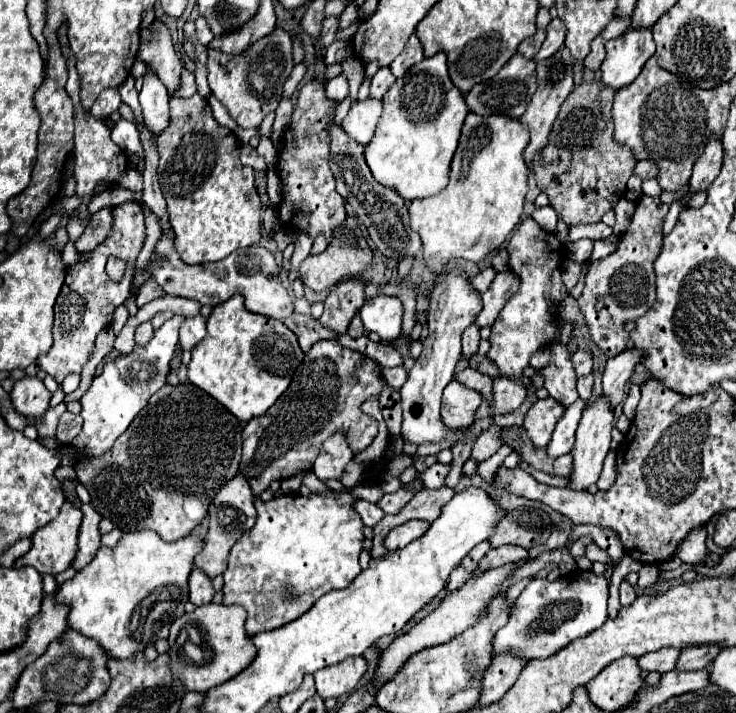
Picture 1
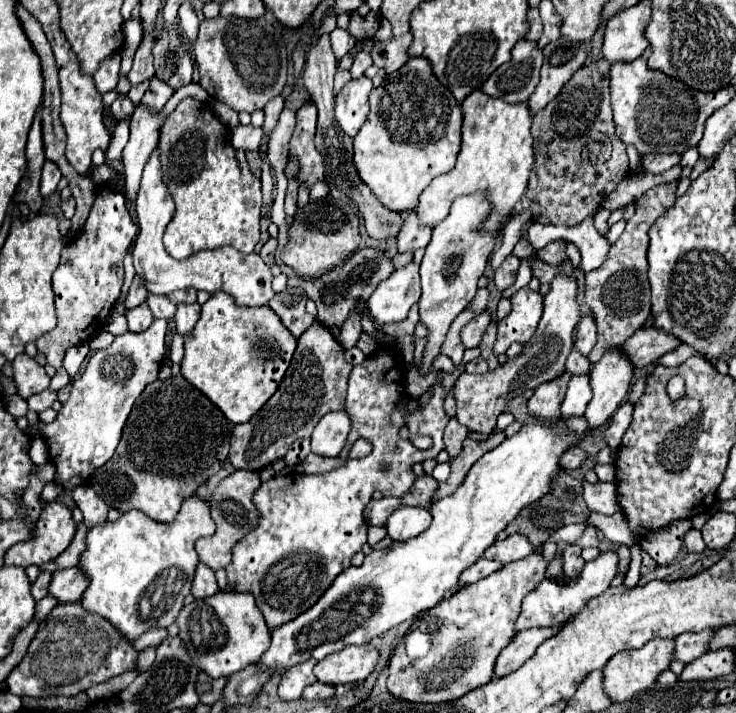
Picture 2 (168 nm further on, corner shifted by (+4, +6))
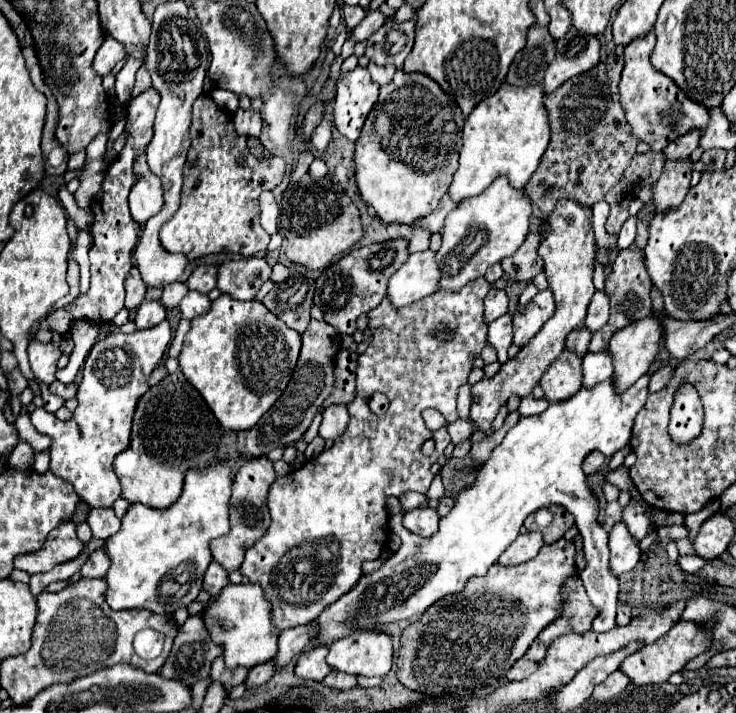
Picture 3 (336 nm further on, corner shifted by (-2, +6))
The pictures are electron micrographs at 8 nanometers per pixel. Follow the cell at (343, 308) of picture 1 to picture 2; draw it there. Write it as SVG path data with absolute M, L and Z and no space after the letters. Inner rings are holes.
M367 247L367 249L359 249L357 253L353 253L351 259L345 261L345 265L325 273L321 279L313 279L313 281L299 279L297 287L301 287L307 293L307 297L317 303L319 323L343 325L343 321L349 317L357 301L369 299L373 289L379 285L379 281L387 279L391 273L393 273L393 263L385 257L385 253L373 247Z

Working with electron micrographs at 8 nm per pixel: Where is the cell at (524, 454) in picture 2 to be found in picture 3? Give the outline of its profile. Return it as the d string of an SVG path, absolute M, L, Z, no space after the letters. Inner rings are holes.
M649 373L639 377L629 389L619 393L613 377L593 385L581 387L573 397L551 403L543 413L521 417L521 421L505 435L503 443L491 453L475 485L459 493L455 507L441 519L439 531L433 537L413 535L402 525L404 512L390 517L389 531L401 539L397 553L393 553L379 571L363 575L351 593L343 595L335 605L329 605L319 615L319 645L351 635L359 629L373 629L391 621L417 621L425 609L437 599L463 591L469 577L485 575L497 563L499 555L515 541L523 521L537 509L557 503L565 507L581 531L585 543L587 567L581 571L583 587L589 599L597 605L599 617L593 621L595 633L605 633L615 627L619 583L609 567L607 531L599 525L599 499L583 477L583 461L591 451L601 451L613 457L631 439L635 415L645 405L649 395Z

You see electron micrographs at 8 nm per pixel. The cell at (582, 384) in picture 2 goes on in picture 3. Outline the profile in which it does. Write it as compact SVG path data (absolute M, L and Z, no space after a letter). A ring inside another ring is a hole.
M603 349L599 353L587 353L587 357L583 357L583 385L593 385L599 383L607 377L613 375L613 359L609 349Z

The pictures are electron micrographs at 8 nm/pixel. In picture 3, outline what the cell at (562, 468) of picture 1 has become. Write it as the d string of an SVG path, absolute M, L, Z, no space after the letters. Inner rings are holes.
M595 451L595 453L591 453L591 455L587 457L587 461L583 463L583 471L585 471L587 475L591 475L591 473L599 471L599 467L601 467L603 463L605 463L605 457L603 457L603 453Z

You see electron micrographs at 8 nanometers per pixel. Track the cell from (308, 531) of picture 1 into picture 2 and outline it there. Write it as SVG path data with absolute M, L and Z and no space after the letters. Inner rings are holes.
M381 347L373 355L367 357L363 365L357 365L349 377L349 389L347 389L347 405L345 411L351 417L353 429L349 433L349 441L345 449L341 451L341 459L345 461L343 467L323 473L323 475L301 475L301 473L287 473L287 475L277 475L269 479L267 483L261 483L261 487L253 495L253 503L259 511L259 521L255 529L251 529L241 541L235 543L233 547L233 559L227 565L227 579L229 587L237 593L249 591L255 601L259 611L265 617L265 623L269 629L283 625L285 621L293 621L293 617L301 615L305 609L313 607L313 603L329 589L333 583L333 577L341 573L343 569L351 567L351 557L361 551L363 543L367 541L367 523L363 519L363 509L371 501L371 495L375 491L381 491L383 495L403 495L409 491L409 487L415 481L415 473L411 467L415 463L421 463L427 457L437 457L439 451L443 449L443 429L447 421L451 419L445 409L443 409L443 399L445 391L441 387L441 377L437 379L433 397L429 405L419 407L411 415L401 413L401 403L403 403L403 393L399 387L399 357L393 349ZM407 425L413 435L427 435L433 439L433 447L429 449L417 449L411 441L403 441L399 437L399 427ZM357 439L367 439L373 445L373 451L367 457L361 459L351 459L349 451Z

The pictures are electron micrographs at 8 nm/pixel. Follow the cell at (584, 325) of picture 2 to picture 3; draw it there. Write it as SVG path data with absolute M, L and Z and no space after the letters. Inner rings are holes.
M595 291L589 307L587 307L587 319L585 327L591 331L597 331L603 327L603 323L609 319L609 299L603 291Z

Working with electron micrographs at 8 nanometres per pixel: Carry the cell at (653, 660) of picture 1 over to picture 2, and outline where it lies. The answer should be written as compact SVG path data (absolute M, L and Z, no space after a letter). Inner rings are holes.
M713 631L705 633L683 633L675 639L675 649L673 649L673 659L689 663L703 655L707 651L707 643L713 637Z

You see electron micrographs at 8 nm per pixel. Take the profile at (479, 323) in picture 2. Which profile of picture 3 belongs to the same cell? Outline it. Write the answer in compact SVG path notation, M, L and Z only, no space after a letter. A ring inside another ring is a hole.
M491 289L485 297L485 321L491 323L497 317L505 315L507 305L509 305L509 297L507 297L505 289Z

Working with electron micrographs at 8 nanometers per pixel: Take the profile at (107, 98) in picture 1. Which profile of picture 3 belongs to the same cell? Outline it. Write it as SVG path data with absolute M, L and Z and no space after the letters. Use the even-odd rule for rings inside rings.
M105 37L103 45L99 47L95 61L93 61L93 69L99 75L107 75L111 73L111 69L117 65L117 61L121 61L125 57L123 45L119 45L119 41L115 41L113 37Z

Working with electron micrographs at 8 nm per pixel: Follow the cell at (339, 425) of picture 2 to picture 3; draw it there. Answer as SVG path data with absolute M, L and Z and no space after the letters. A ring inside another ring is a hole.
M331 405L323 411L323 421L319 425L319 435L323 439L335 441L337 437L343 435L343 429L345 429L347 421L349 421L347 407L345 405Z

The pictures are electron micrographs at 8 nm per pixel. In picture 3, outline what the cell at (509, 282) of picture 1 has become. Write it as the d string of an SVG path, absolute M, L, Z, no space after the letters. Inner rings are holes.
M529 233L523 245L517 249L517 253L501 261L507 277L515 281L531 281L535 275L543 271L543 259L537 255L541 239L541 233Z

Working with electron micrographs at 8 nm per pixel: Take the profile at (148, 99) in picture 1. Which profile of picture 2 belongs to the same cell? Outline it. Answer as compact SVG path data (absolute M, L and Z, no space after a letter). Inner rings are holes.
M192 82L179 88L169 101L167 101L167 105L165 105L161 111L157 111L157 113L153 113L153 111L151 111L149 107L145 107L145 105L137 105L137 107L135 107L135 113L133 113L133 119L131 119L131 137L129 137L129 143L127 143L125 149L123 149L123 165L125 165L125 197L127 197L127 201L133 201L133 199L137 197L137 189L139 189L139 181L141 181L143 167L145 167L145 163L149 161L153 149L155 149L157 143L159 143L159 133L161 133L161 127L163 127L165 119L173 113L173 109L177 107L177 103L186 97L193 97L206 102L209 98L209 94L203 87L201 87L201 85L199 85L199 83Z

